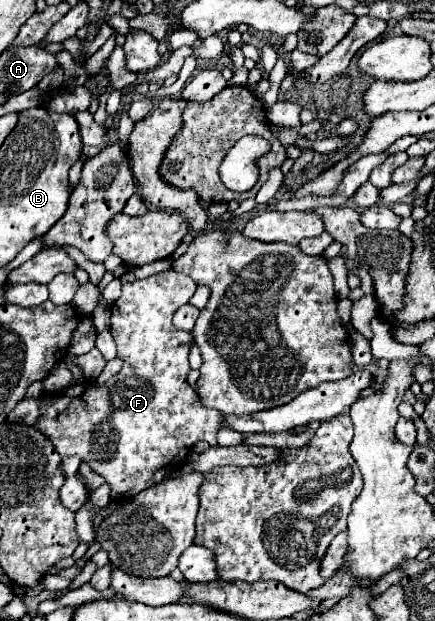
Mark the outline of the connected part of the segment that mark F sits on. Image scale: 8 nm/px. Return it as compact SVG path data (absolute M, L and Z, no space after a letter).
M166 270L124 284L122 296L110 306L110 334L116 340L118 356L124 360L124 368L106 384L98 386L94 382L78 382L68 386L60 394L44 394L40 398L42 410L34 426L46 434L60 458L78 456L98 476L102 476L112 490L112 500L126 500L140 490L150 488L150 484L158 484L172 472L172 466L180 458L184 466L194 442L206 440L210 446L218 446L216 432L224 422L224 414L216 408L202 406L198 394L186 382L190 370L188 352L192 344L192 334L176 330L172 326L174 312L192 298L196 288L198 284L194 284L190 276L176 270Z

